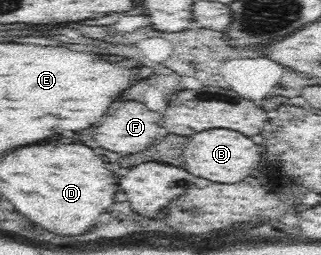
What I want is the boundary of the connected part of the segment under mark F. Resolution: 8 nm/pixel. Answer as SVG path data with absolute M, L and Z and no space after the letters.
M126 101L124 107L96 127L94 137L100 147L116 151L122 157L138 153L154 145L160 137L158 128L162 126L161 117L143 102Z

